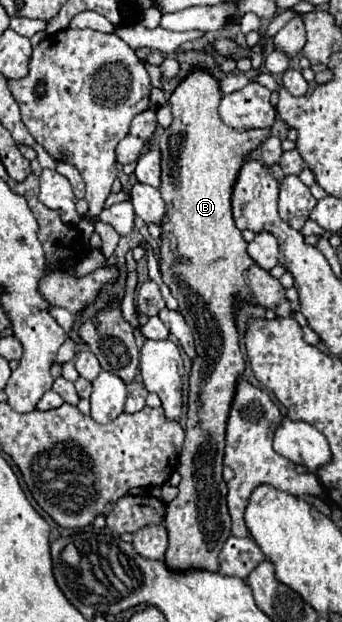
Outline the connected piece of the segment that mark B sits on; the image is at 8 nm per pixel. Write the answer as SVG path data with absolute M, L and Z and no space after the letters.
M192 68L192 72L176 86L170 96L172 124L160 136L162 152L162 198L166 202L166 216L162 220L162 246L160 246L160 272L164 282L170 286L172 296L180 304L180 314L192 328L196 340L196 360L190 370L190 390L188 390L188 418L186 418L186 440L178 456L177 472L180 474L178 498L166 506L166 530L168 530L168 550L164 562L174 572L186 570L208 570L218 572L218 554L230 536L230 514L226 508L226 482L222 480L222 458L224 458L224 432L228 408L232 404L232 392L236 380L244 372L244 358L238 344L238 330L234 326L234 304L238 300L250 300L254 304L277 306L278 317L292 317L294 310L286 300L286 288L278 278L270 276L260 268L246 252L246 242L242 232L236 228L232 218L232 190L242 164L248 154L256 150L268 136L268 128L254 128L238 132L226 126L218 114L218 104L222 100L220 82L204 68Z

